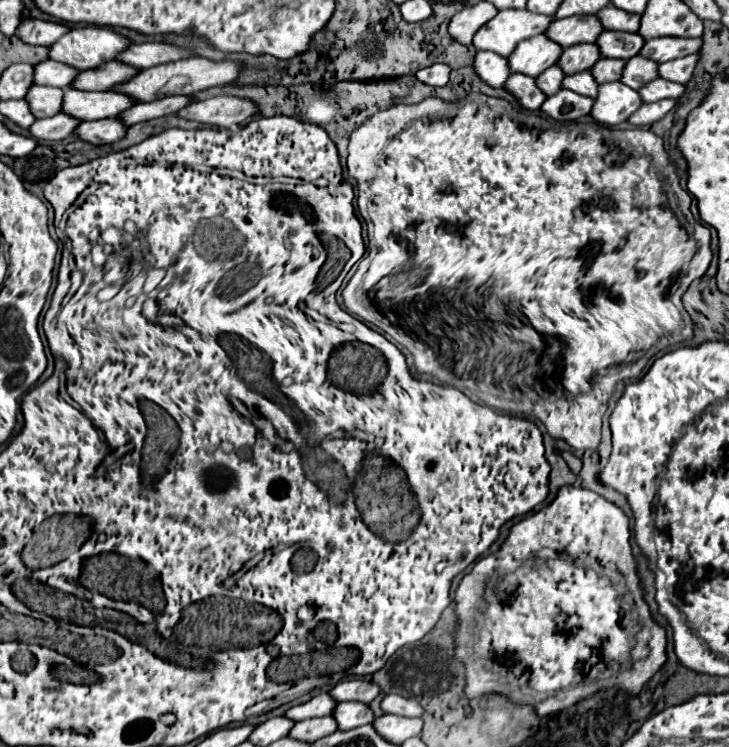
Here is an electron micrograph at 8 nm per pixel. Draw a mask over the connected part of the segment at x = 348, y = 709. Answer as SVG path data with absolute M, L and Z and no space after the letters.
M358 701L338 703L334 707L332 717L336 719L340 731L348 731L352 727L360 727L360 725L366 725L366 723L374 721L372 709L368 705L364 705L364 703L358 703Z

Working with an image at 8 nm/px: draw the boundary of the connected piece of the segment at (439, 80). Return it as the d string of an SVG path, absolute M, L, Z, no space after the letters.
M436 63L436 65L430 65L426 69L420 69L416 71L416 77L426 83L426 85L432 85L432 87L444 87L448 83L448 73L450 73L450 67L444 65L444 63Z

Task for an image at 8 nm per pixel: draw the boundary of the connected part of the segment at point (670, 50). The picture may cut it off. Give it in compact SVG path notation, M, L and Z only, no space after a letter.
M656 37L648 39L638 55L656 63L666 63L678 57L686 57L700 51L700 39L678 39L678 37Z

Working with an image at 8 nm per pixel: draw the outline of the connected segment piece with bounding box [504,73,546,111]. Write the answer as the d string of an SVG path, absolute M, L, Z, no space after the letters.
M512 73L508 77L508 81L504 83L504 89L510 91L516 97L516 101L524 109L530 109L530 111L540 109L540 105L546 99L544 93L540 93L540 89L536 89L536 81L532 77L524 77L524 75L518 75L518 73Z

